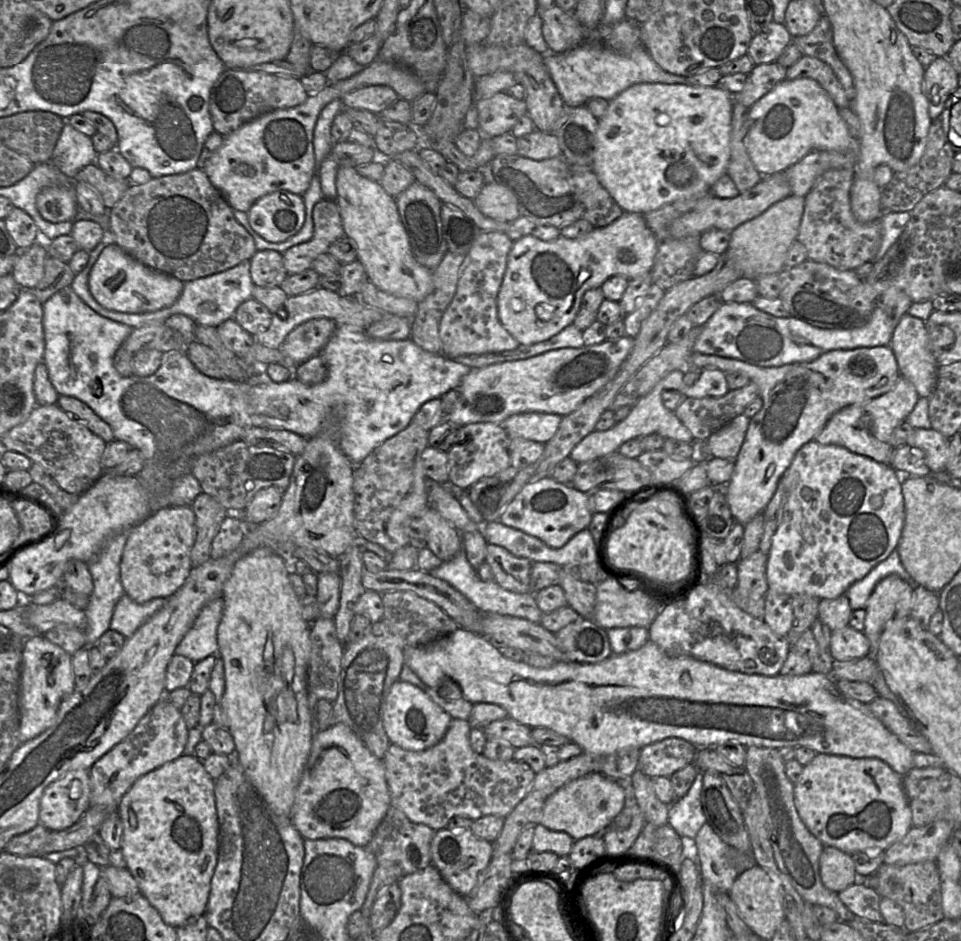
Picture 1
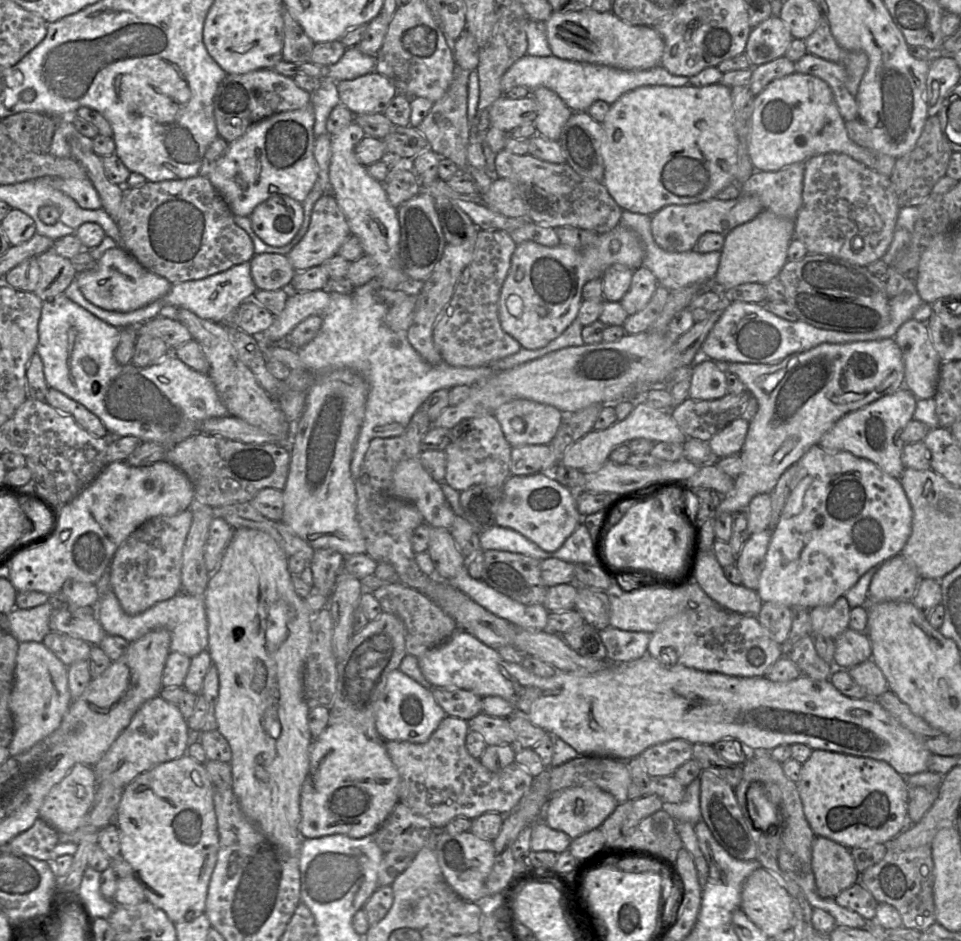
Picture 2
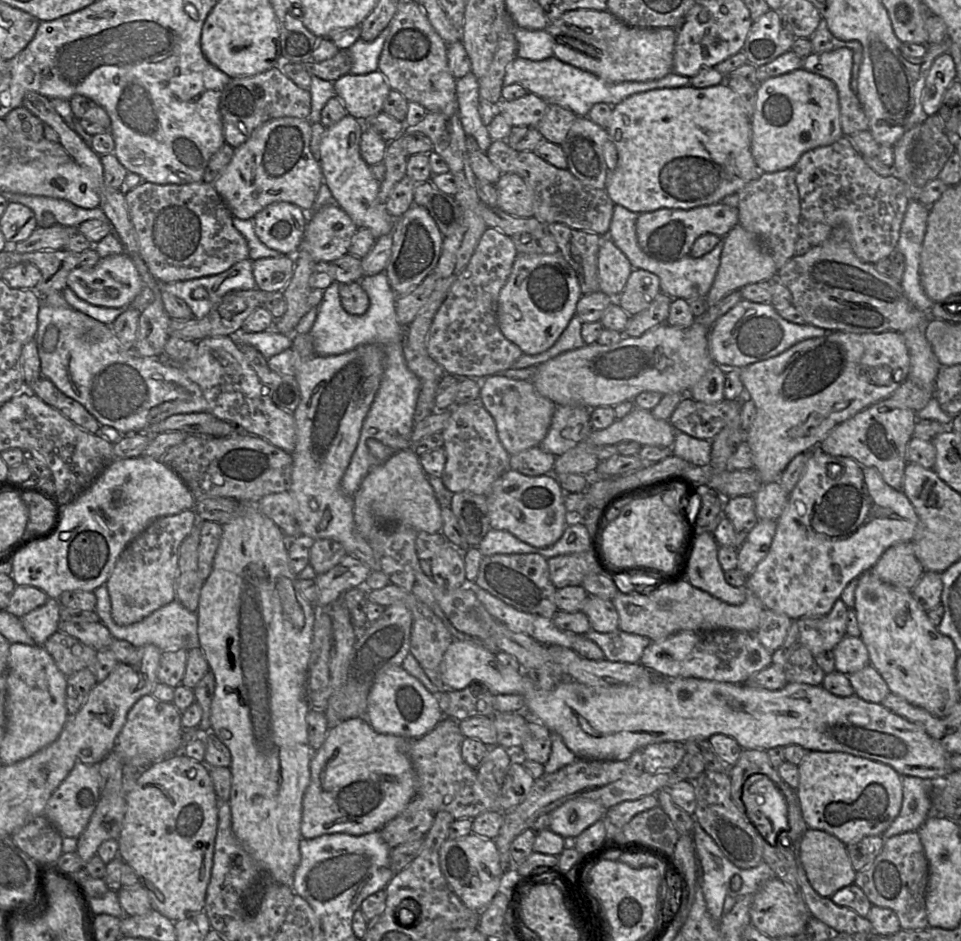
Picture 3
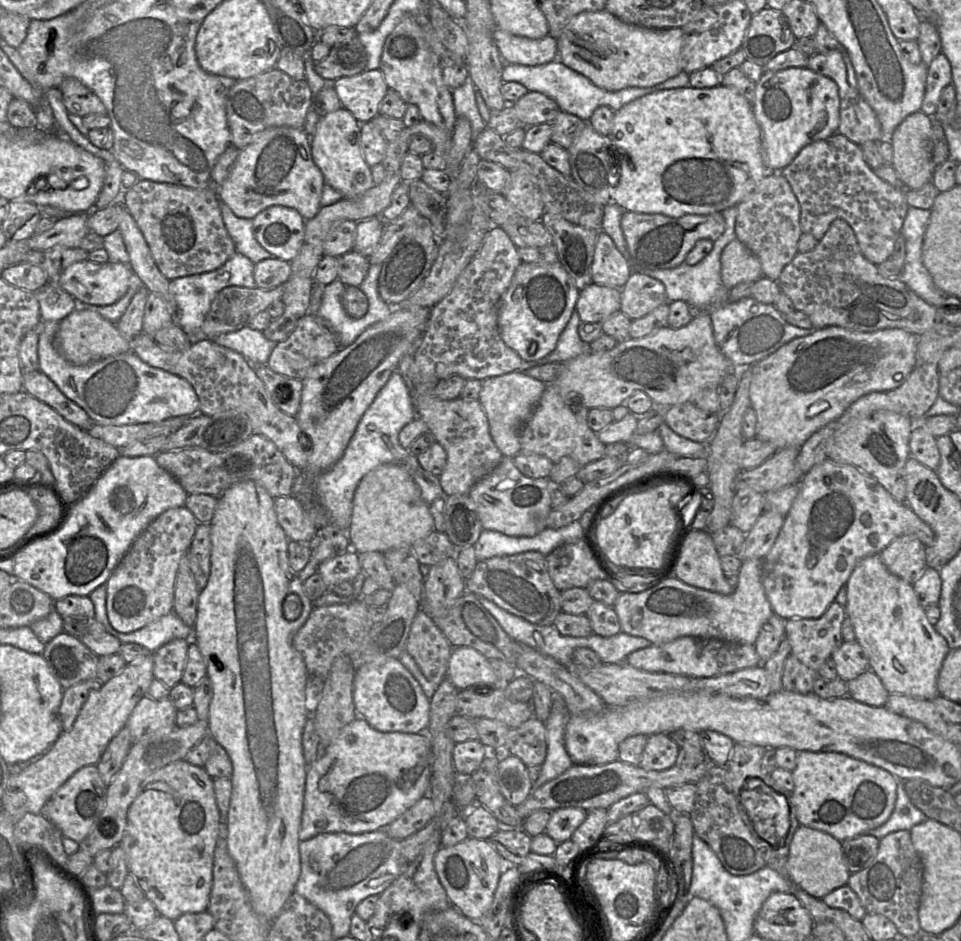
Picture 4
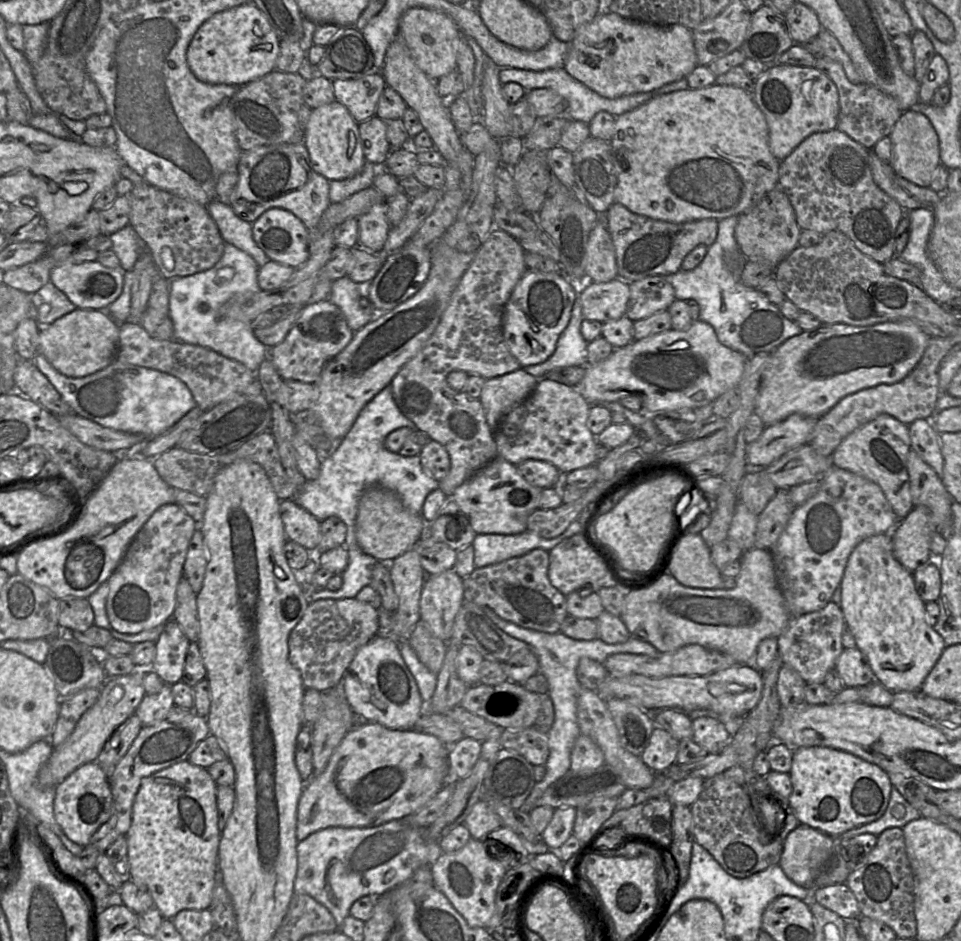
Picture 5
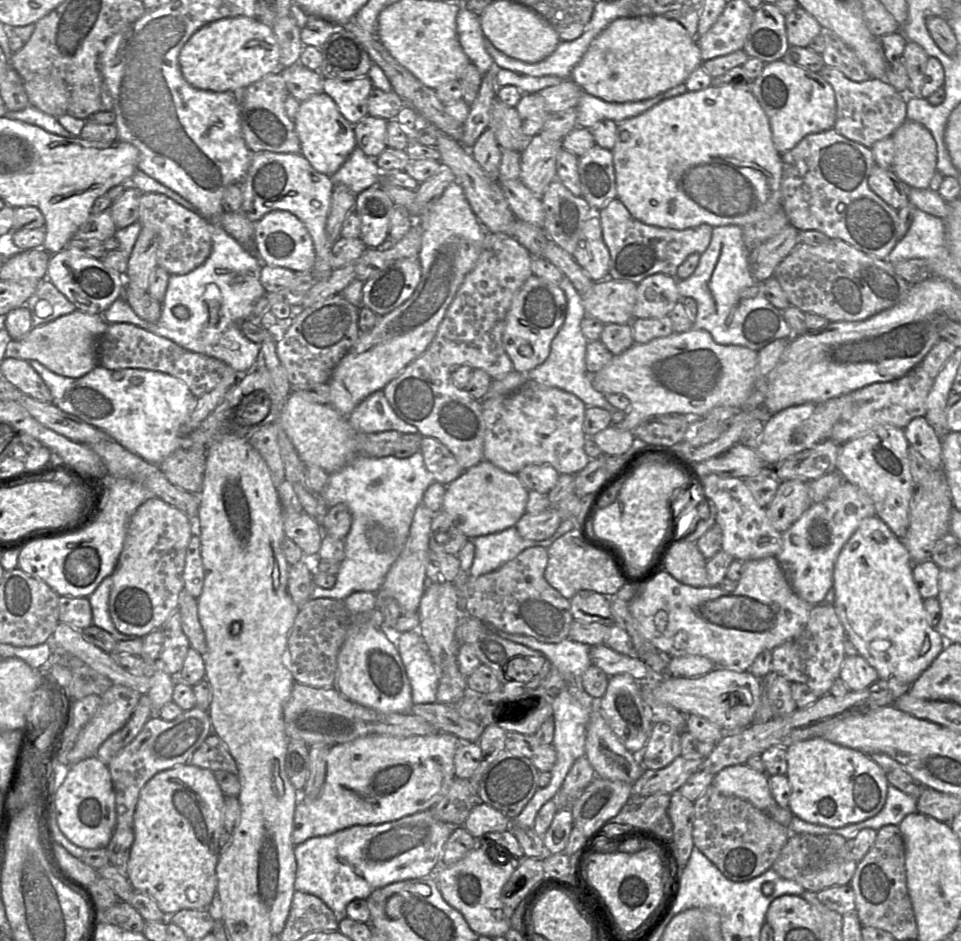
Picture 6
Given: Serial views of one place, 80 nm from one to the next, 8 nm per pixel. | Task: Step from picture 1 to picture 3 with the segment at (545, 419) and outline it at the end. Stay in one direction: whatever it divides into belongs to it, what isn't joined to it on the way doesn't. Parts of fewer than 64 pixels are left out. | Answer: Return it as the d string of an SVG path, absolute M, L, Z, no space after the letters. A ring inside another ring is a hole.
M500 375L481 382L479 402L495 421L497 434L509 455L538 447L547 435L556 404L542 396L529 380L516 380Z

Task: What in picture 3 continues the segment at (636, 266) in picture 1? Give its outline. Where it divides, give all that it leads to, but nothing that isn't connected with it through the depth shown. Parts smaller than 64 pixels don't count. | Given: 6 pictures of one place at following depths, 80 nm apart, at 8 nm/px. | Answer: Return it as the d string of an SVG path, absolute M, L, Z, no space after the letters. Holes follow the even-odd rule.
M559 251L552 255L518 253L499 294L498 326L523 354L543 353L555 344L576 314L581 296L577 275Z

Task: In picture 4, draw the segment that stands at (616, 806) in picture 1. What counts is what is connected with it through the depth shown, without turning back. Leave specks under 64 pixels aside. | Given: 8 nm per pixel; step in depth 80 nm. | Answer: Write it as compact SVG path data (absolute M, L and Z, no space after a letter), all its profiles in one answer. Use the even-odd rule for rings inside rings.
M576 807L555 810L545 833L561 844L572 839L574 832L585 821L587 815L587 810Z

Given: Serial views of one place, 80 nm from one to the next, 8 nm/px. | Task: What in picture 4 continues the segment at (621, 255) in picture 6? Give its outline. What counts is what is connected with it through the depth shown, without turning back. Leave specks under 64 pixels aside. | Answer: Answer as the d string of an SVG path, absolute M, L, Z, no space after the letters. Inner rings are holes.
M625 211L621 218L621 228L629 253L628 263L632 272L670 269L682 264L686 255L700 239L717 240L725 229L722 212L708 215L686 214L672 218L663 214L646 214Z

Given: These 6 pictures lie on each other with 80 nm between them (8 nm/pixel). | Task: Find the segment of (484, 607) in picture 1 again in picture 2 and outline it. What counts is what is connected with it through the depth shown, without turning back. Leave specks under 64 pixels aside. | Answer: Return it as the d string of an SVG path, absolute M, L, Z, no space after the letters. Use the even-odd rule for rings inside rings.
M466 566L455 577L444 581L459 589L495 616L516 627L529 631L545 631L547 628L550 612L543 605L524 605L511 599L483 580L472 578Z

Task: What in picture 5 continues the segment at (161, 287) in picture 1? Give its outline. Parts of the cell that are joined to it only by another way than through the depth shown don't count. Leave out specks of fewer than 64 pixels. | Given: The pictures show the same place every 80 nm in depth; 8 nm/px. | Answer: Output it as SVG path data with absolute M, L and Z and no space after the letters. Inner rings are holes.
M66 261L55 265L50 271L50 282L61 290L79 309L104 310L121 294L124 272L120 268L109 268L98 261Z

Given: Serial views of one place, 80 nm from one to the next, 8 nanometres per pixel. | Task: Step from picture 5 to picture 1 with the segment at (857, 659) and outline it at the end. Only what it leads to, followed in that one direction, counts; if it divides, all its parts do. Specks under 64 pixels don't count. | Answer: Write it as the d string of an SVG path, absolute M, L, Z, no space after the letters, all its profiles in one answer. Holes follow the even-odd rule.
M847 625L831 632L829 652L834 661L860 659L870 655L870 643L863 631Z

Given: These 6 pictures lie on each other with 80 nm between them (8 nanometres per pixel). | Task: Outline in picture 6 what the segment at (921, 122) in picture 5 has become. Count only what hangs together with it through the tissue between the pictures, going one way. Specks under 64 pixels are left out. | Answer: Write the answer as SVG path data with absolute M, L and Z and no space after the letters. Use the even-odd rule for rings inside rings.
M906 120L892 135L893 171L910 188L927 189L936 173L936 142L922 124Z

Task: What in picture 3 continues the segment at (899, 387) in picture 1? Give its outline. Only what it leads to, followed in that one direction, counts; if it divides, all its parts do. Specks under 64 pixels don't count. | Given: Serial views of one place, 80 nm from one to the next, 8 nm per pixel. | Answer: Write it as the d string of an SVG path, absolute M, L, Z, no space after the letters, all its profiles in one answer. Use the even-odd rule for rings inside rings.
M881 400L837 425L818 446L828 455L849 457L875 468L890 487L903 491L906 450L916 422L913 410L889 408Z

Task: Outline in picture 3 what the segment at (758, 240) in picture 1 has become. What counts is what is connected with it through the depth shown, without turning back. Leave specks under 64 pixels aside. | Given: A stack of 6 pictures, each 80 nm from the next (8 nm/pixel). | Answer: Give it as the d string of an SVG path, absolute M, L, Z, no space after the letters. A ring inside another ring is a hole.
M737 224L724 237L720 265L713 285L706 296L708 308L716 305L727 294L742 287L762 281L775 281L778 273L775 262L756 237Z

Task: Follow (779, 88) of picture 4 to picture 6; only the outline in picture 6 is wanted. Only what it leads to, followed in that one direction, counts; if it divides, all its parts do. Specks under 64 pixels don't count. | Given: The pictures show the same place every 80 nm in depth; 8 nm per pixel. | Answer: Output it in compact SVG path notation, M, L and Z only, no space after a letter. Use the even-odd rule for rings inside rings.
M783 60L766 63L754 80L751 92L769 119L772 139L781 155L795 147L805 136L832 129L836 121L835 92L819 72Z

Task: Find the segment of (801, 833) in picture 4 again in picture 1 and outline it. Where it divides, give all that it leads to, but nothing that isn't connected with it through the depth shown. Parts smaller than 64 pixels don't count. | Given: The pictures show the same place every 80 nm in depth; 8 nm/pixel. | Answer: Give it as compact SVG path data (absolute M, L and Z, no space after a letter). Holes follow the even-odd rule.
M824 846L819 867L823 885L836 893L859 880L851 854L832 846Z

